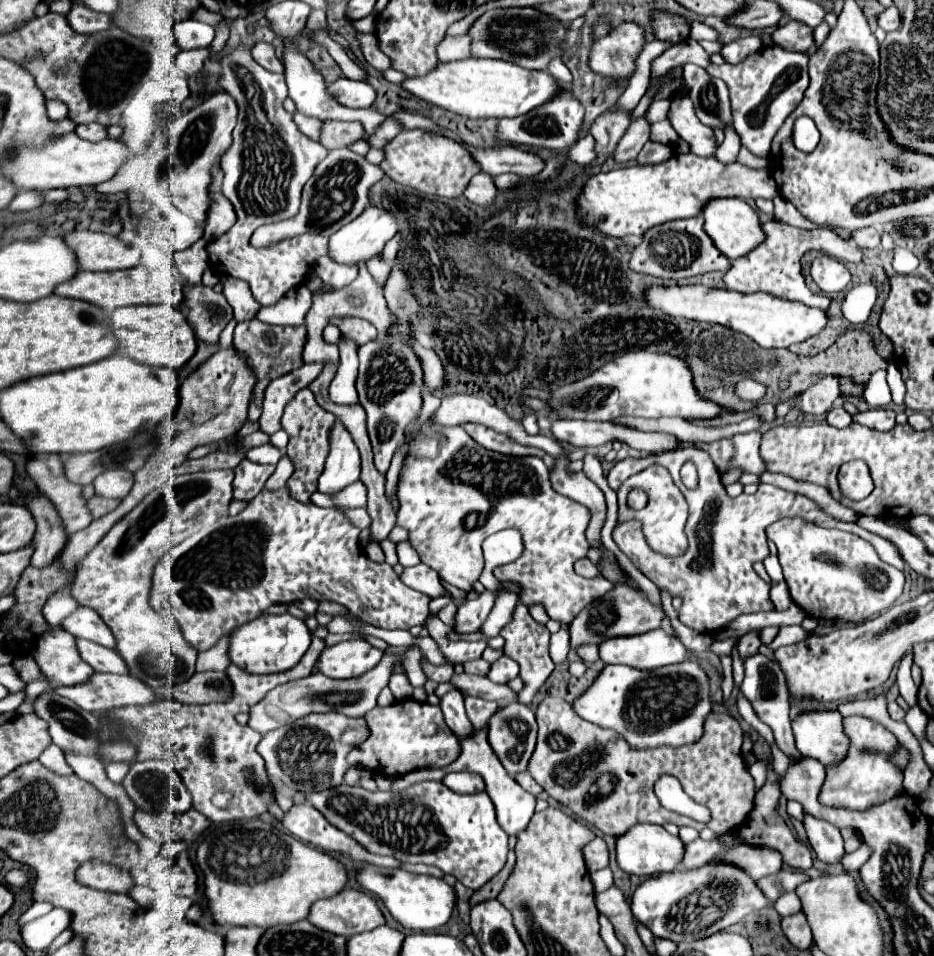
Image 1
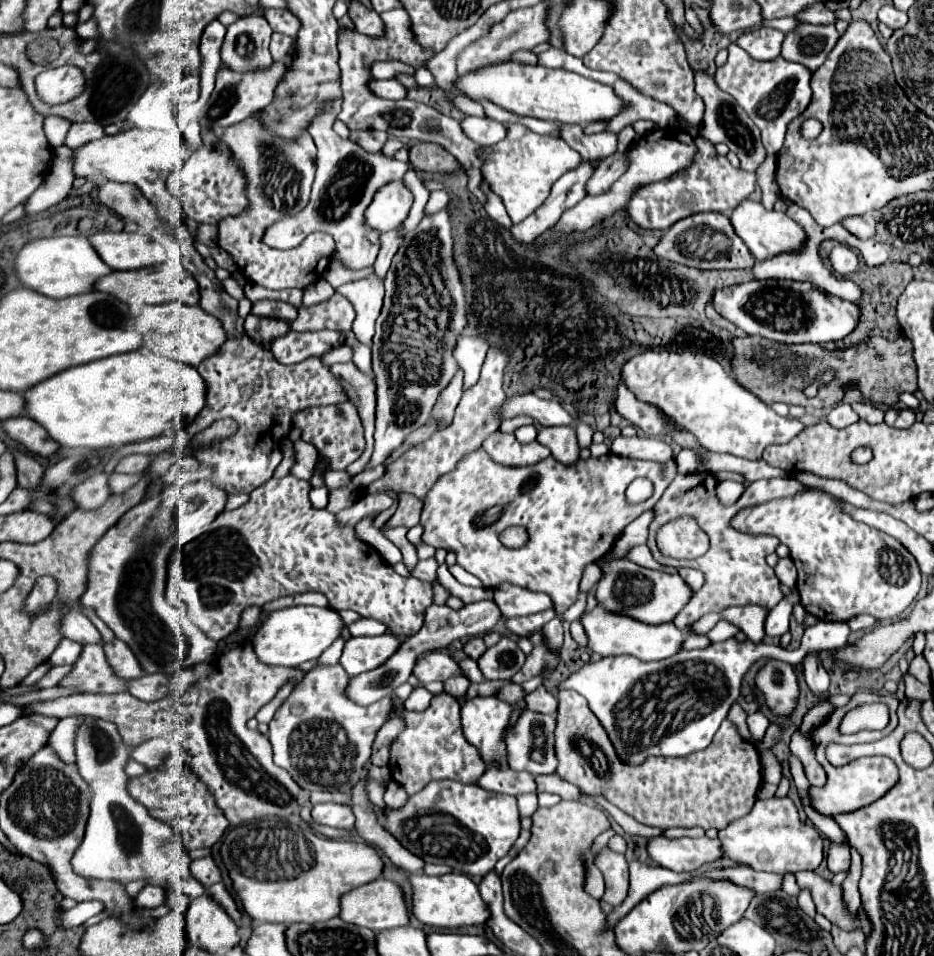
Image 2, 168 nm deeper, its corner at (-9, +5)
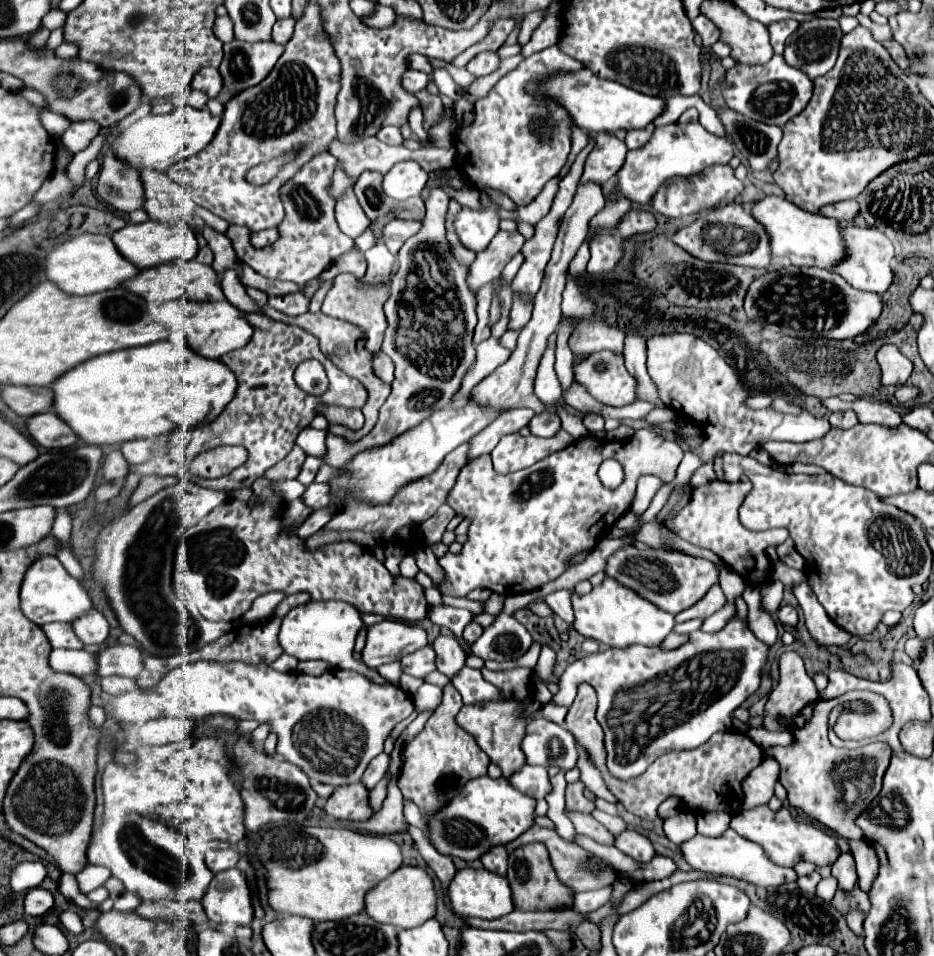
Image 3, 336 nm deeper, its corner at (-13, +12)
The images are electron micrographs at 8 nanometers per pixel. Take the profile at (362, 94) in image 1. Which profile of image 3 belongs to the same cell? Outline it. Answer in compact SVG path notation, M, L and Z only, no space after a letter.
M407 70L407 72L403 74L403 78L401 78L401 84L403 84L403 88L405 88L407 92L415 94L415 92L423 90L429 80L431 80L429 74L423 74L423 72L417 72L417 70Z

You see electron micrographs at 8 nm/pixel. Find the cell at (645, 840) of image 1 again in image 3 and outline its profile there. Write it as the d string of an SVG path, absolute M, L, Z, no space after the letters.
M727 830L725 834L717 836L717 838L707 838L707 836L693 836L691 840L681 844L681 854L687 860L687 864L695 870L703 870L703 872L715 872L721 876L733 876L733 878L743 878L751 884L757 886L781 886L785 882L795 882L797 880L797 872L793 868L785 868L785 866L777 866L761 856L763 850L753 844L751 840L745 840L743 836L739 836L733 830Z

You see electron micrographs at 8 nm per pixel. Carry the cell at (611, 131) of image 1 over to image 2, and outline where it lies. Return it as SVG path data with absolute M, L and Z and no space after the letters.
M581 163L577 169L565 173L557 183L553 183L549 197L533 215L529 215L525 221L517 223L511 227L511 237L521 245L521 243L531 243L537 235L547 231L557 223L557 219L579 203L587 193L585 193L585 181L593 175L593 167L589 163Z

